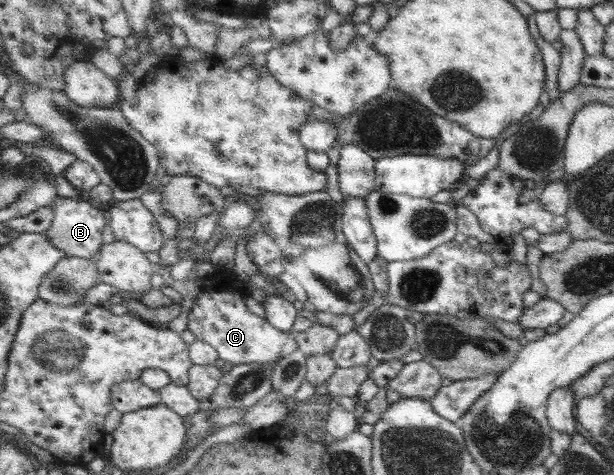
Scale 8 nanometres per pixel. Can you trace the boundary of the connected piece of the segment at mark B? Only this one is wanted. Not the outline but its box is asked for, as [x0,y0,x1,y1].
[45,196,108,258]

